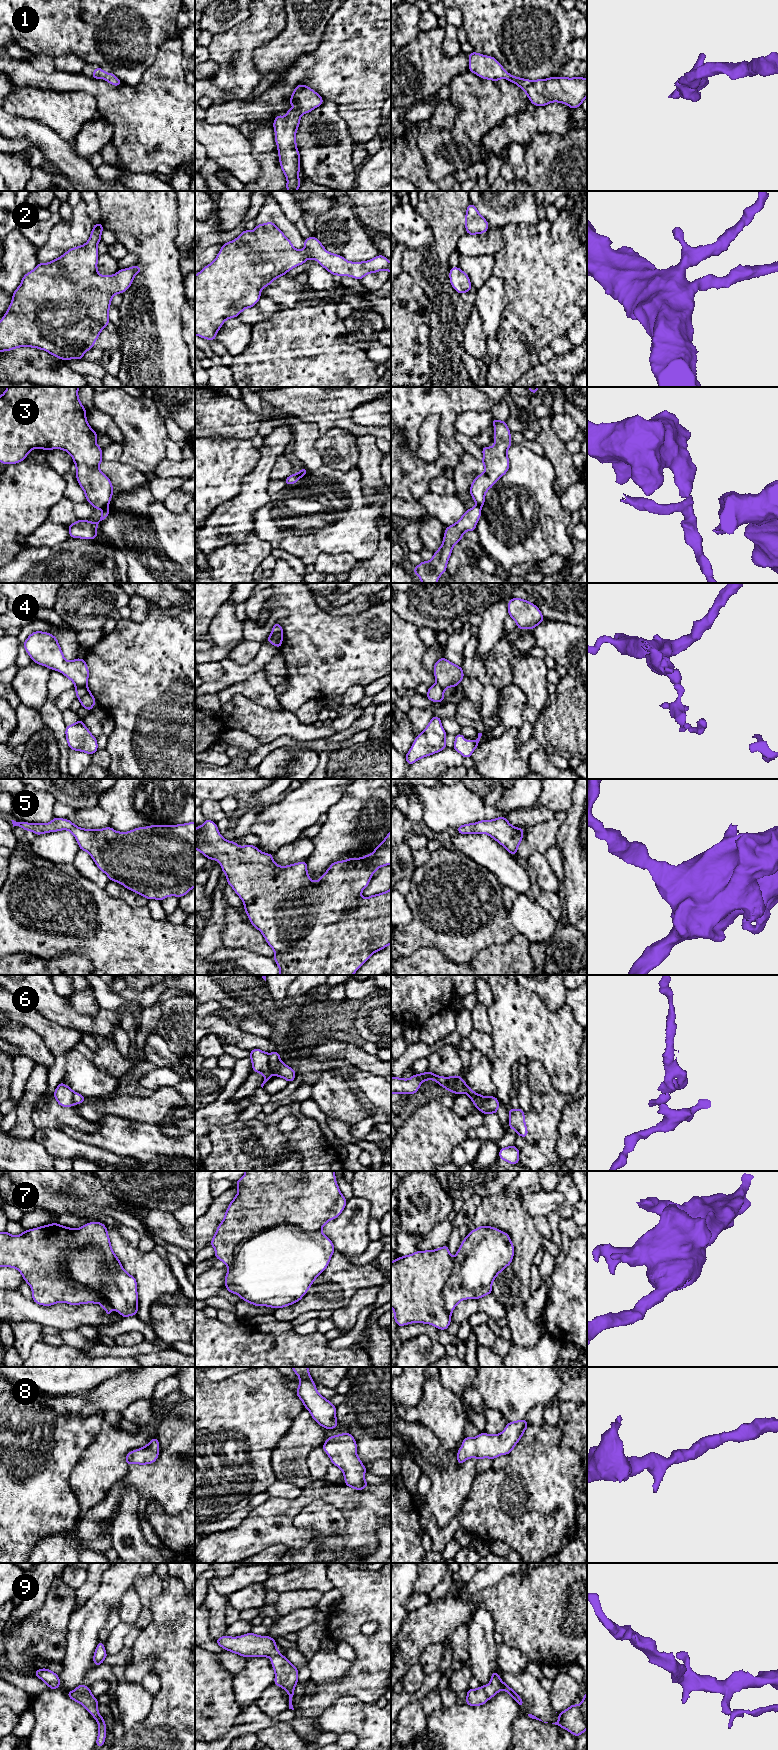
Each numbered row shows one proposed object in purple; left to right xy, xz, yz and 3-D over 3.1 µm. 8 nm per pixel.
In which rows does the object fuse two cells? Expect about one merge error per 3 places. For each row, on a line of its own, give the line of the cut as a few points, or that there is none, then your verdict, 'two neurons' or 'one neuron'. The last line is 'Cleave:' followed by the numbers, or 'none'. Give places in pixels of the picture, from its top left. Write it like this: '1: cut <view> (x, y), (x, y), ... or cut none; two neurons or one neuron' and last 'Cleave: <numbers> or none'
1: cut none; one neuron
2: cut none; one neuron
3: cut xy (107, 505), (102, 509); two neurons
4: cut xy (86, 685), (78, 685), (76, 687); two neurons
5: cut none; one neuron
6: cut yz (443, 1085), (460, 1085), (479, 1095), (483, 1100), (481, 1110); two neurons
7: cut none; one neuron
8: cut none; one neuron
9: cut none; one neuron
Cleave: 3, 4, 6

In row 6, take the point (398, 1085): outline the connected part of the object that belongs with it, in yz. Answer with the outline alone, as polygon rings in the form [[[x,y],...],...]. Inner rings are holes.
[[[428,1070],[428,1071],[425,1072],[425,1073],[421,1073],[421,1074],[417,1074],[417,1075],[412,1075],[412,1077],[409,1078],[409,1079],[407,1079],[407,1080],[406,1080],[406,1079],[403,1079],[403,1078],[398,1078],[398,1077],[392,1076],[392,1077],[391,1077],[391,1094],[415,1094],[415,1093],[418,1092],[418,1089],[419,1089],[421,1083],[422,1083],[423,1081],[425,1081],[425,1080],[434,1080],[434,1081],[436,1081],[440,1086],[445,1086],[445,1085],[459,1085],[459,1086],[461,1086],[461,1087],[463,1087],[463,1088],[466,1088],[466,1089],[469,1090],[469,1092],[470,1092],[471,1094],[476,1094],[476,1095],[481,1096],[481,1097],[483,1098],[484,1104],[483,1104],[482,1107],[481,1107],[481,1111],[482,1111],[482,1113],[483,1113],[484,1115],[486,1115],[486,1114],[492,1114],[492,1113],[496,1113],[496,1114],[497,1114],[497,1112],[498,1112],[499,1101],[498,1101],[498,1099],[497,1099],[495,1096],[486,1097],[486,1096],[482,1096],[482,1095],[480,1095],[480,1094],[477,1094],[476,1092],[474,1092],[473,1090],[471,1090],[471,1089],[467,1086],[467,1084],[465,1083],[465,1081],[464,1081],[459,1075],[455,1075],[455,1076],[451,1076],[451,1077],[442,1077],[442,1076],[437,1076],[437,1075],[435,1075],[434,1073],[432,1073],[432,1072],[430,1072],[430,1071]]]

